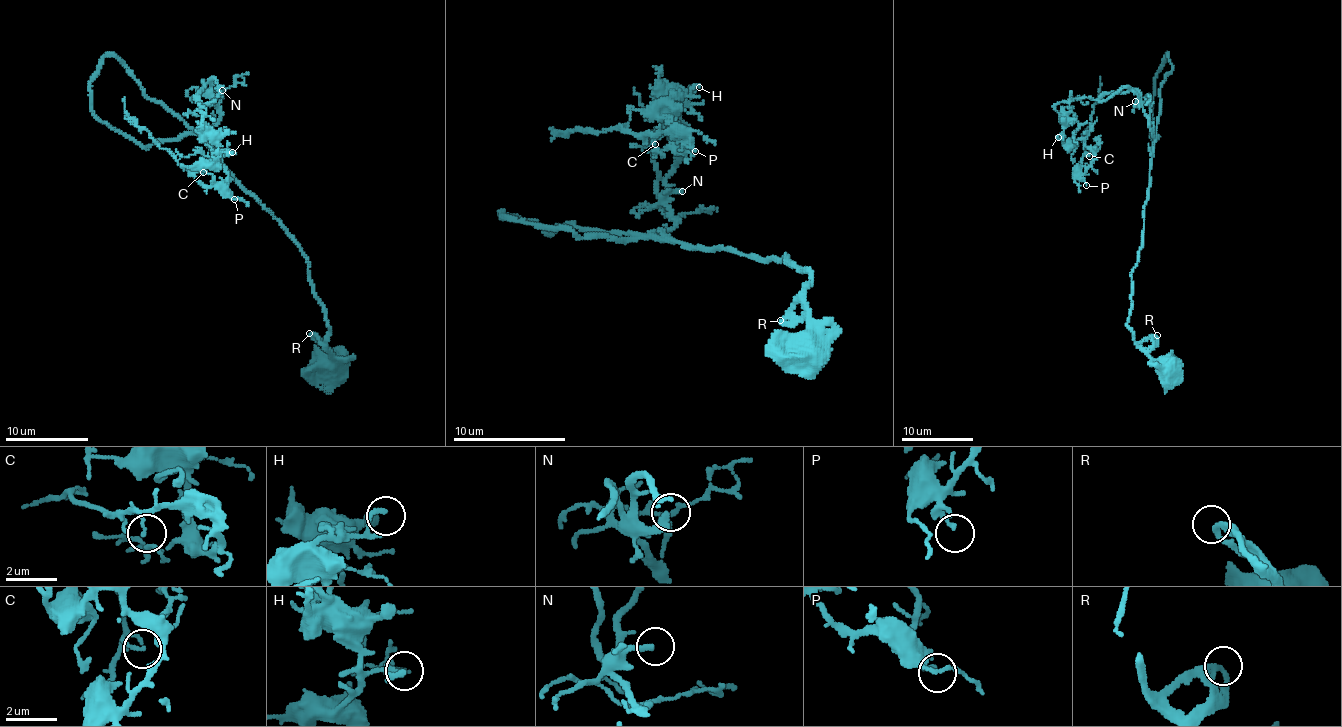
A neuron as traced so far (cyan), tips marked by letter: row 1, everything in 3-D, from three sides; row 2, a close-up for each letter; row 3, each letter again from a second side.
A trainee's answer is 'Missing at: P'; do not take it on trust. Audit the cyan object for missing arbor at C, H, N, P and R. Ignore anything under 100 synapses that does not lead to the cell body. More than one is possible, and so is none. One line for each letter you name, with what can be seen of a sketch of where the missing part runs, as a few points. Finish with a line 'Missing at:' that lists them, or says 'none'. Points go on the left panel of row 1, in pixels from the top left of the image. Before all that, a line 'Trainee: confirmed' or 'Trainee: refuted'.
Trainee: refuted
N: Course of what is missing: (222, 90), (218, 77), (195, 58), (184, 55), (183, 64), (187, 61), (156, 66), (158, 41), (143, 9)
Missing at: N

